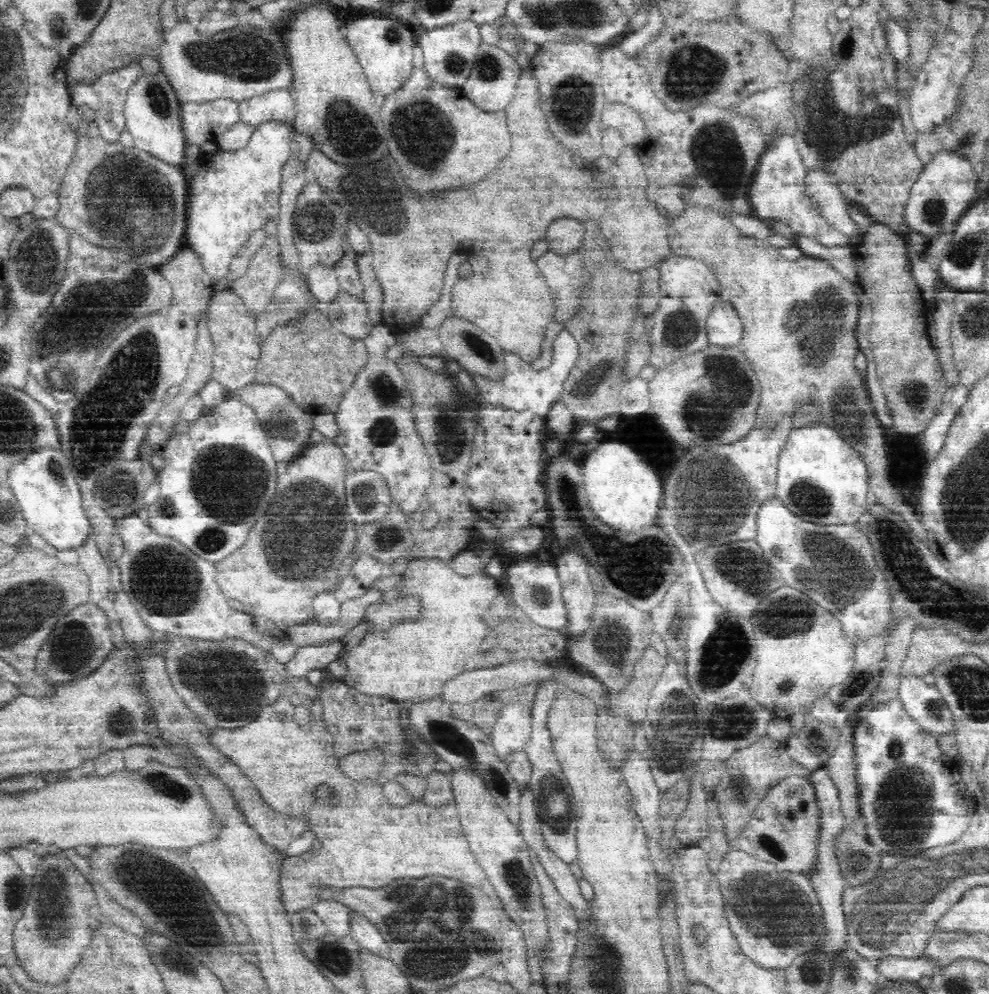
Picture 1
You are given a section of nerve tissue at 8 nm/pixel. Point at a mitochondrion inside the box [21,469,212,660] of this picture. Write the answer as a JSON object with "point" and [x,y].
{"point":[164,582]}

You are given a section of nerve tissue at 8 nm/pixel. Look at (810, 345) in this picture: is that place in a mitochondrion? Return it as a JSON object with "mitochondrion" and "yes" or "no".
{"mitochondrion":"yes"}

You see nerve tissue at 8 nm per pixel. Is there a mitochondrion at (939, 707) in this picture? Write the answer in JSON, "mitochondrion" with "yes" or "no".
{"mitochondrion":"yes"}

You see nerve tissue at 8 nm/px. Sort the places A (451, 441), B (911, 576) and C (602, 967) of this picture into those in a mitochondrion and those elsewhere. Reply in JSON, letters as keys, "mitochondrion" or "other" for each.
{"A":"mitochondrion","B":"mitochondrion","C":"mitochondrion"}

